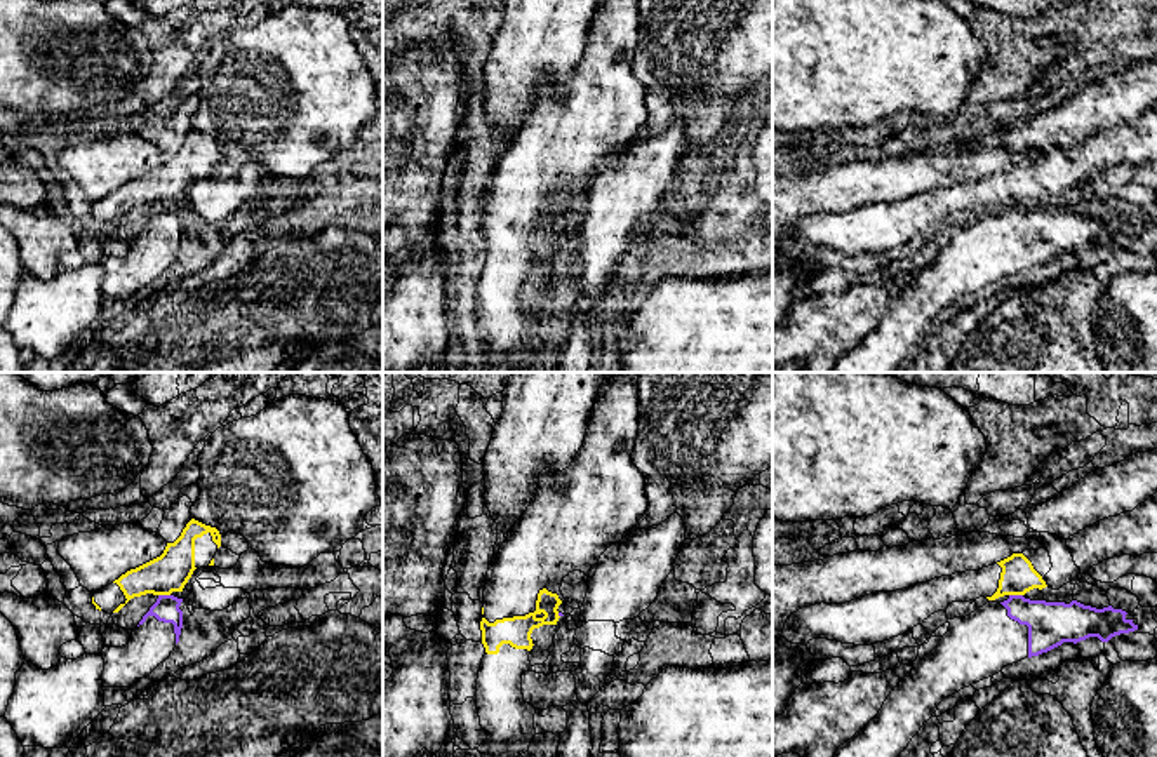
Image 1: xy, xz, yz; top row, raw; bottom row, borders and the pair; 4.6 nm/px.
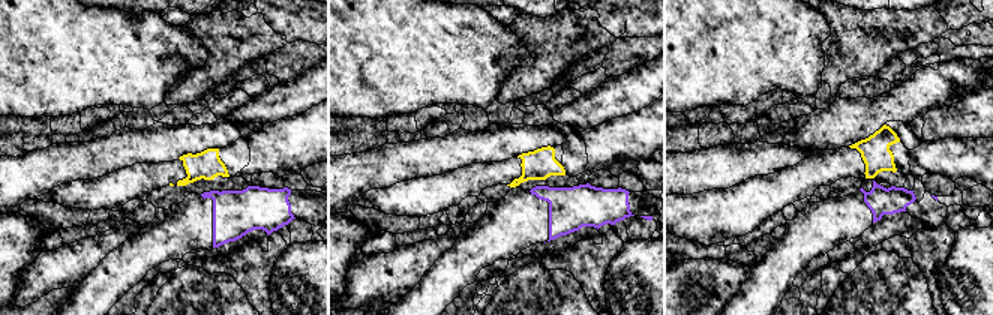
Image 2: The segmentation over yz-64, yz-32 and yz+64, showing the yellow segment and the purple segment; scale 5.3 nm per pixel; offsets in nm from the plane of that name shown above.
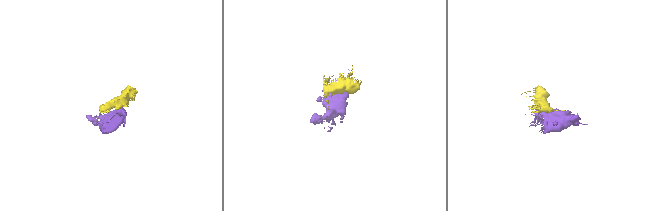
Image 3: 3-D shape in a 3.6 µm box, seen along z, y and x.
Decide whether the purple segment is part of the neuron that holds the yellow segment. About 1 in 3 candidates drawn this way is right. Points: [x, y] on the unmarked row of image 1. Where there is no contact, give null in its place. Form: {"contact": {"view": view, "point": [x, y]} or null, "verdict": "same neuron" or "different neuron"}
{"contact": {"view": "yz", "point": [1016, 204]}, "verdict": "different neuron"}

